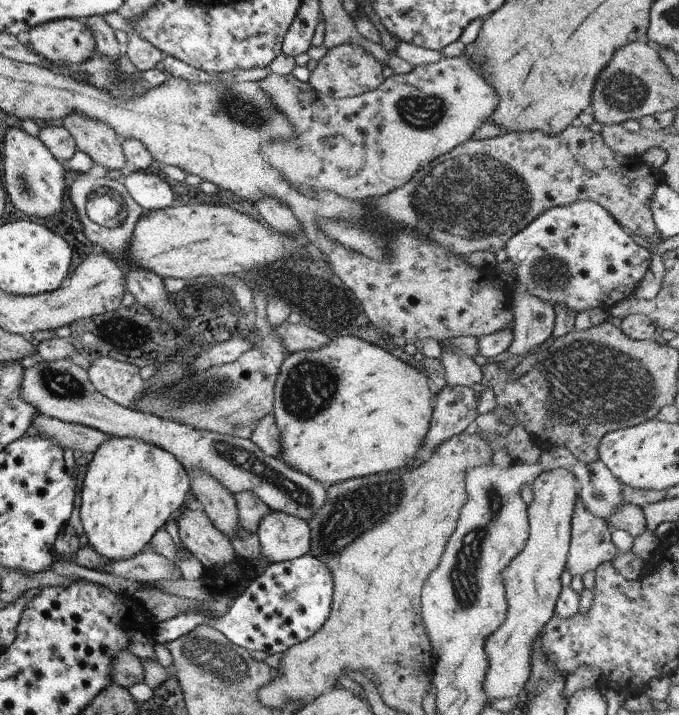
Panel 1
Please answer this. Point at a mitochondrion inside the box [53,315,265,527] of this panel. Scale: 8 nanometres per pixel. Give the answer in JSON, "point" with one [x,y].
{"point":[210,392]}

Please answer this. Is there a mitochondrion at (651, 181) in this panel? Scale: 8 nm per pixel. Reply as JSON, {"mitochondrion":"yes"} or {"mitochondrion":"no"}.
{"mitochondrion":"no"}

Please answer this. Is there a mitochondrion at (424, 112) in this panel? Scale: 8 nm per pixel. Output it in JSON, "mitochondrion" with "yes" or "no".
{"mitochondrion":"yes"}

